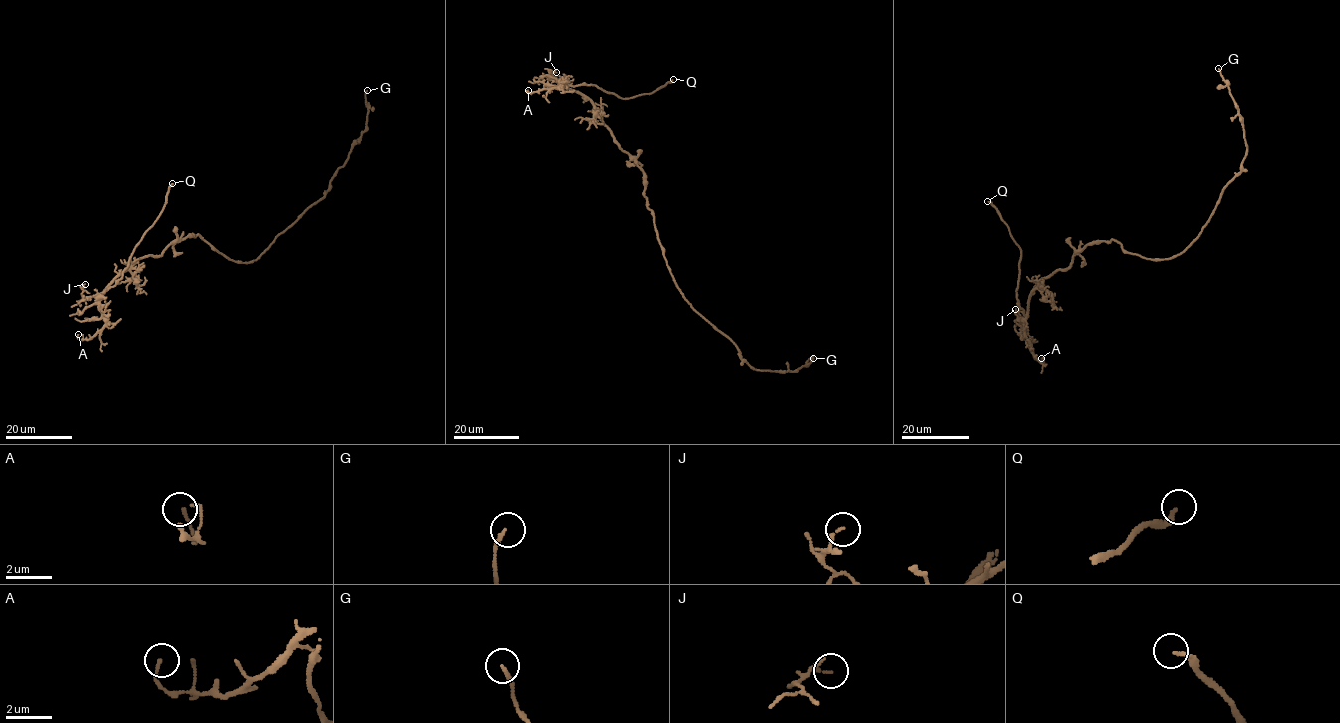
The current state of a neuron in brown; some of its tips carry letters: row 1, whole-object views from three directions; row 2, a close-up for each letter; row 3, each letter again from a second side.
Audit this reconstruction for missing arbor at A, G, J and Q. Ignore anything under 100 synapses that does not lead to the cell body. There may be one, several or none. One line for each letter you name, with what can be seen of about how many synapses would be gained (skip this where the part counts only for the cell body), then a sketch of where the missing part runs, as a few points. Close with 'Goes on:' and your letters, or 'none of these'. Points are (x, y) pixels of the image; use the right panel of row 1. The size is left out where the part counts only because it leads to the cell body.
Goes on: Q

